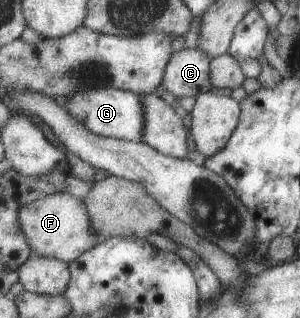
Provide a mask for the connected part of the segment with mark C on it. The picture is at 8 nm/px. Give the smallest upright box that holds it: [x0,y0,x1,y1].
[162,46,212,99]

